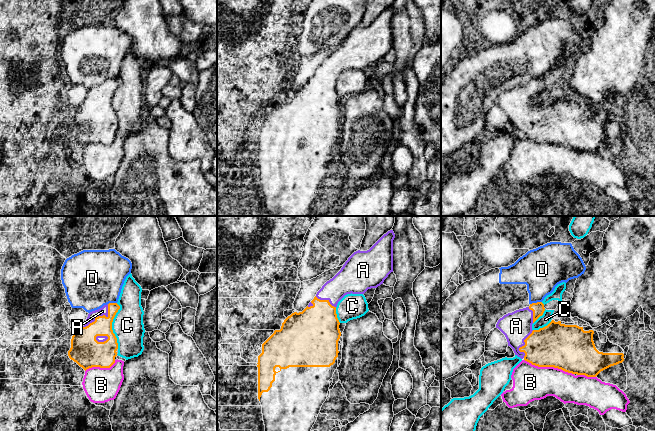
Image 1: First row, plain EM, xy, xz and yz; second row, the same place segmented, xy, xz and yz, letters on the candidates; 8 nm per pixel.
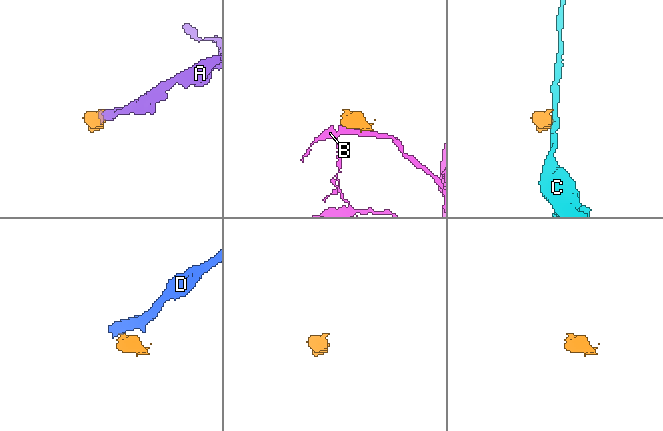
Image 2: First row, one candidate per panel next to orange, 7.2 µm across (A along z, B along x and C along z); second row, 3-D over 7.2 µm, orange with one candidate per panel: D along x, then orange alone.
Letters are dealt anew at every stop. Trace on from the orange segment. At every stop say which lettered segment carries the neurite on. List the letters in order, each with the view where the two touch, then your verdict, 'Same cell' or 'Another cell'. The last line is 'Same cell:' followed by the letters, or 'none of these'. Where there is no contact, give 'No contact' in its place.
A: Touches orange in xy. Same cell
B: Touches orange in yz. Another cell
C: Touches orange in xy. Another cell
D: Touches orange in yz. Another cell
Same cell: A

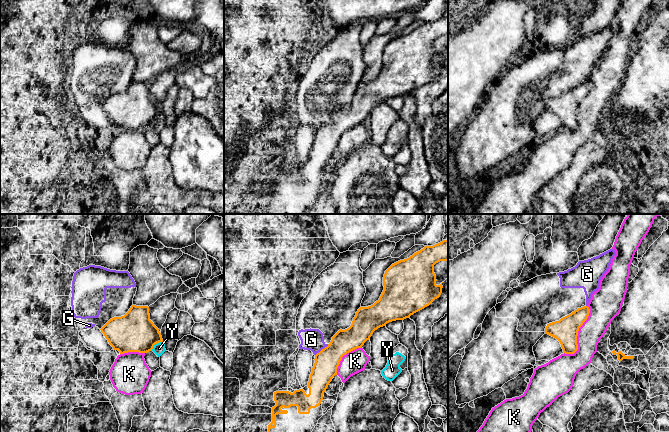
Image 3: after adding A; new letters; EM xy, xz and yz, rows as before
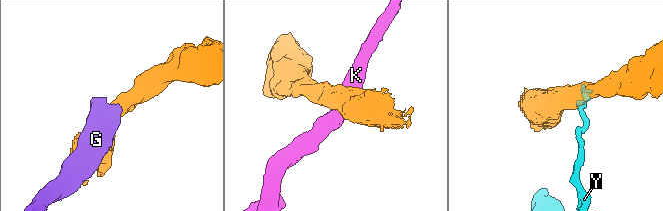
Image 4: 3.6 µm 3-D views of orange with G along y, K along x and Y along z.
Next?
G: Touches orange in xz. Another cell
K: Touches orange in yz. Another cell
Y: Touches orange in xy. Another cell
Same cell: none of these

